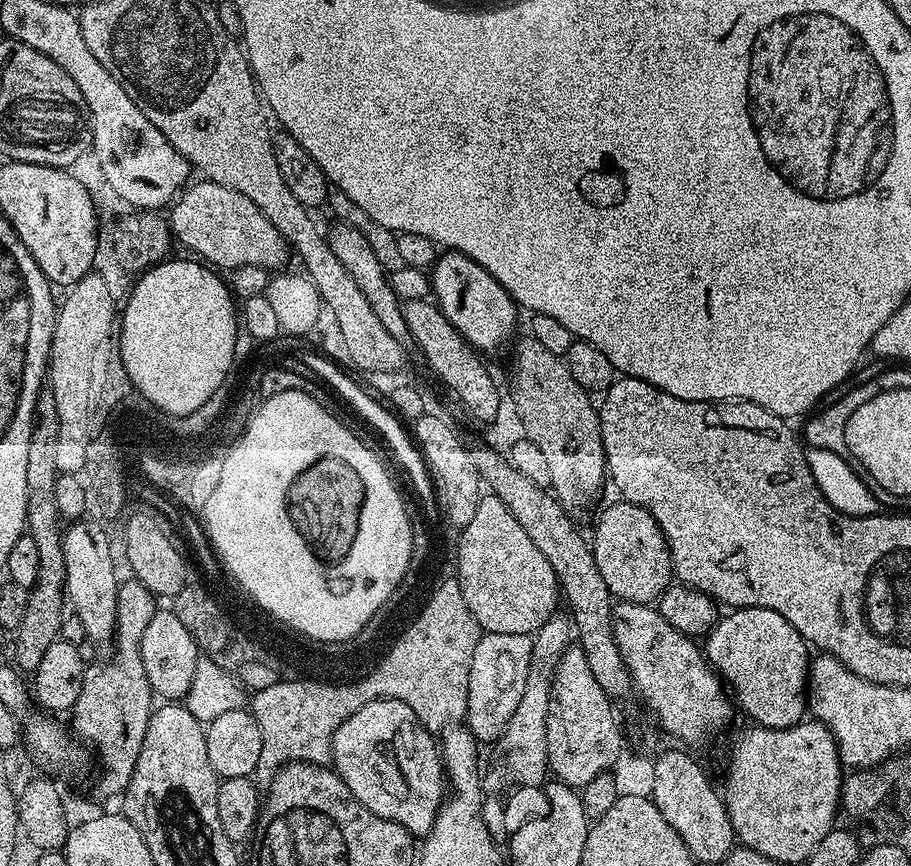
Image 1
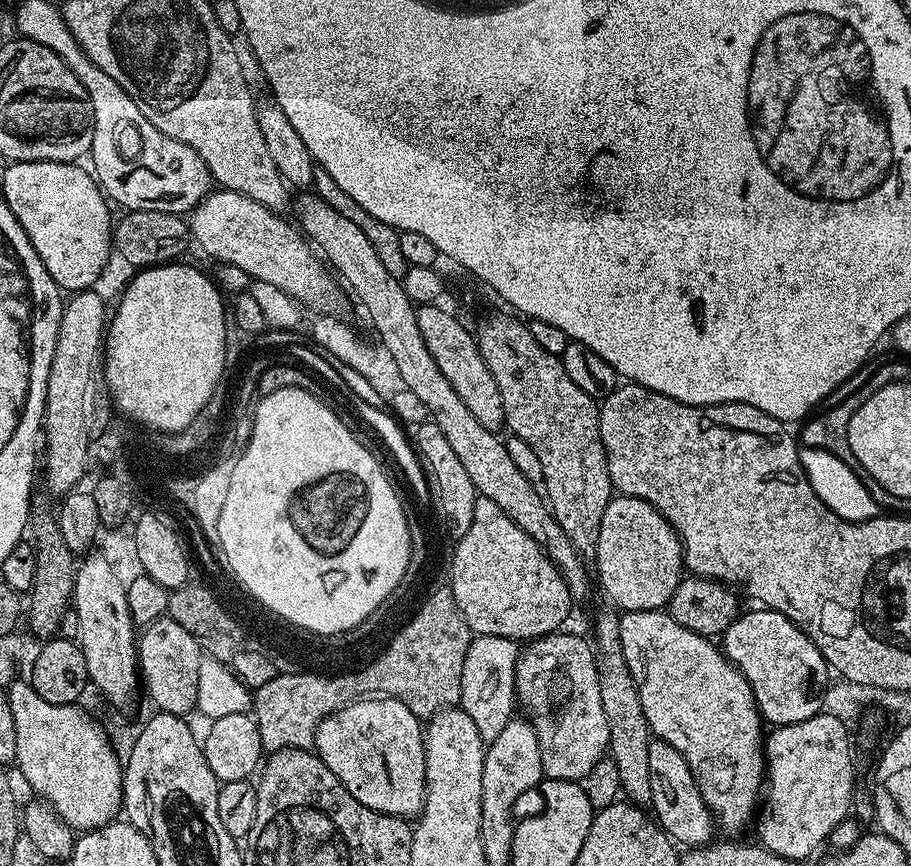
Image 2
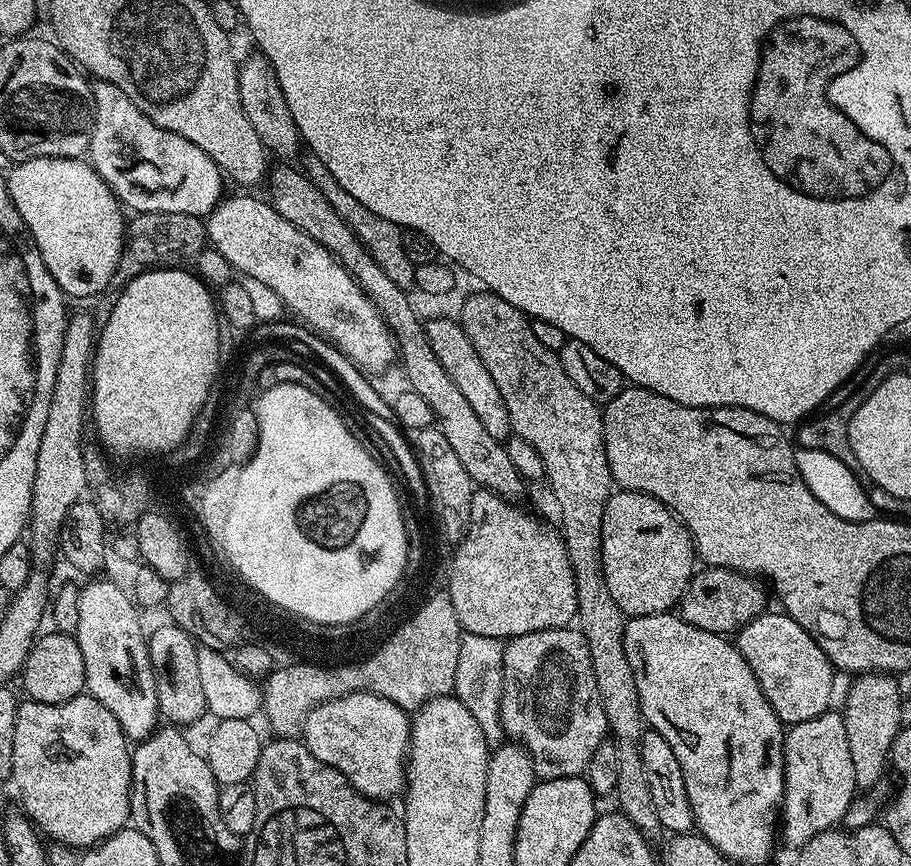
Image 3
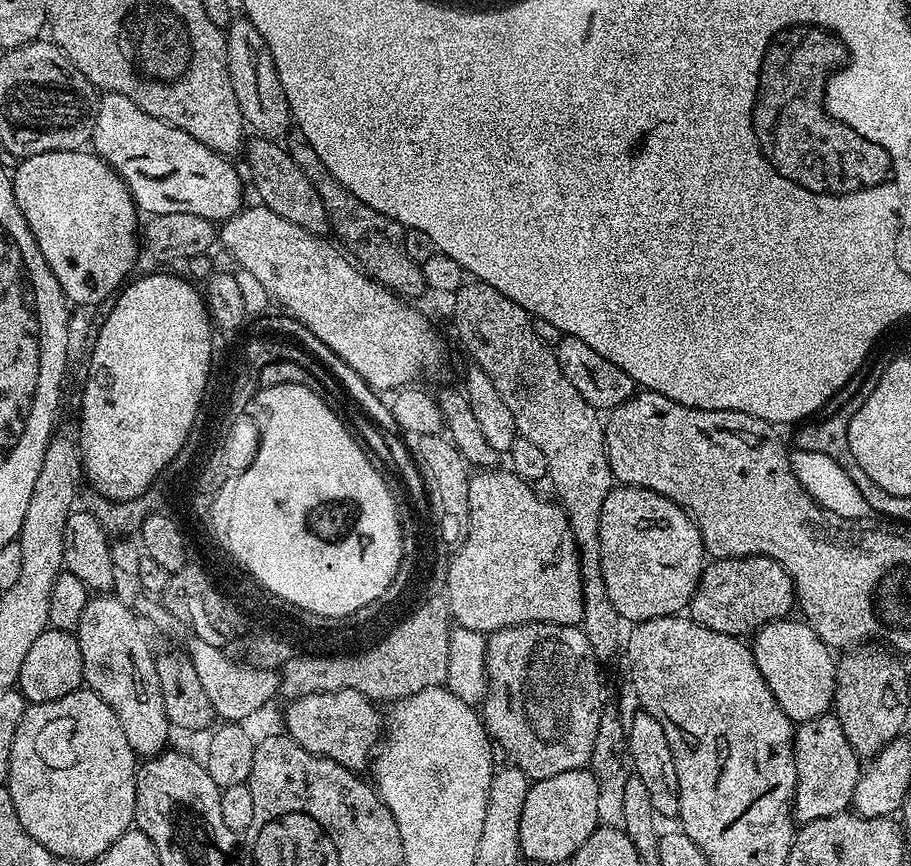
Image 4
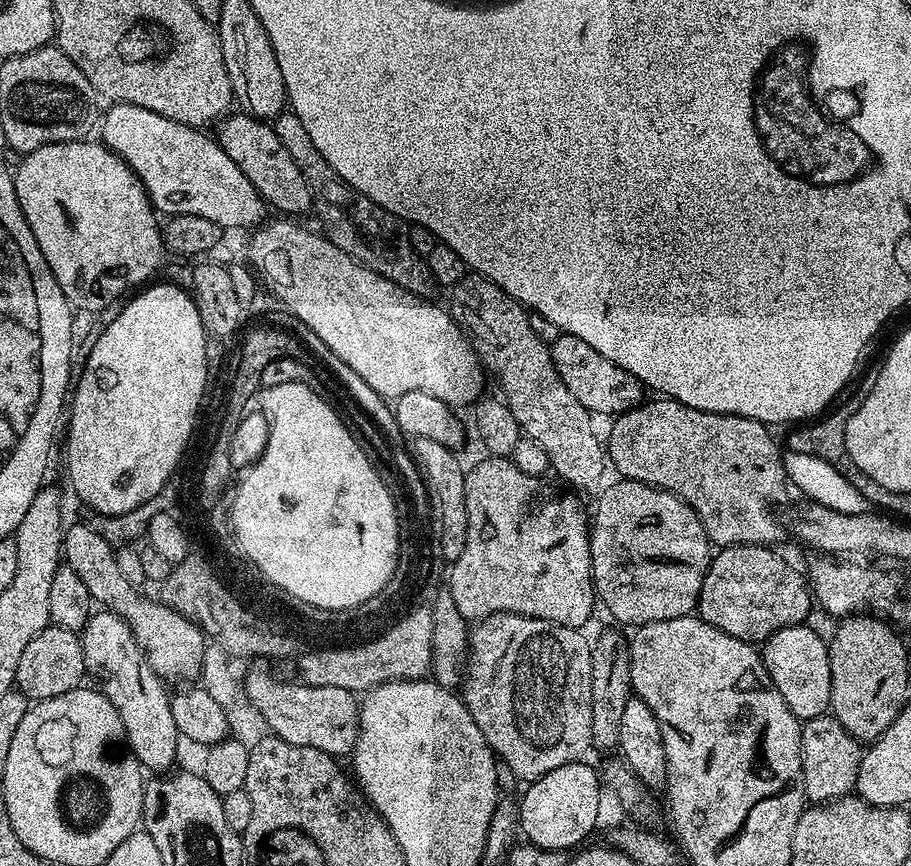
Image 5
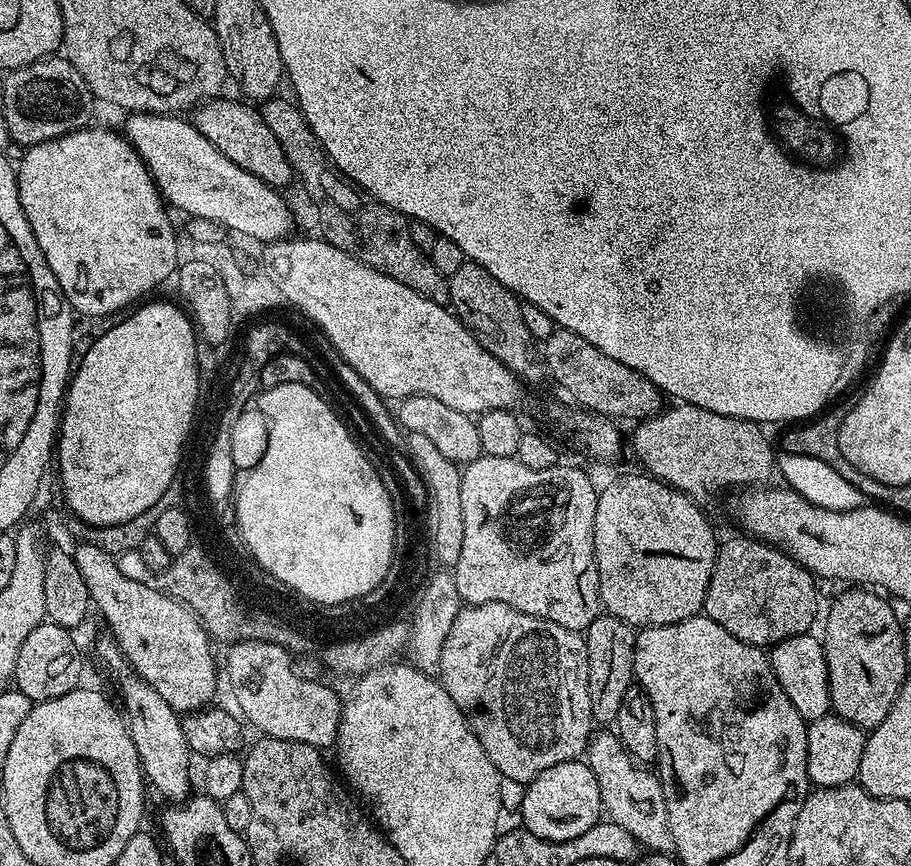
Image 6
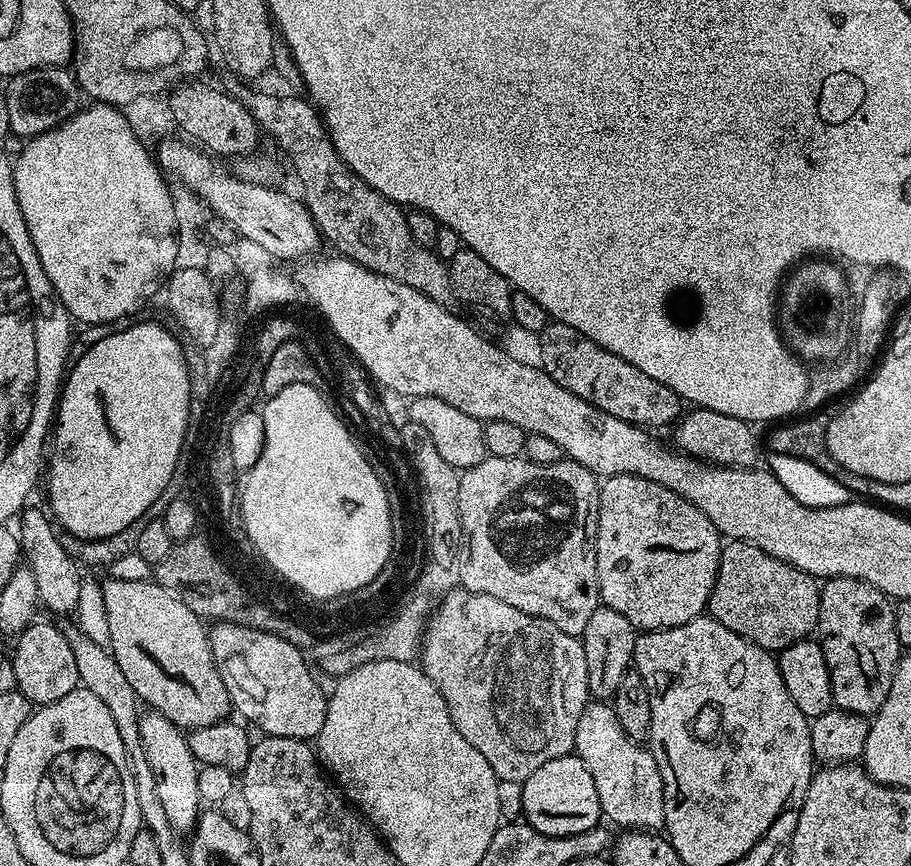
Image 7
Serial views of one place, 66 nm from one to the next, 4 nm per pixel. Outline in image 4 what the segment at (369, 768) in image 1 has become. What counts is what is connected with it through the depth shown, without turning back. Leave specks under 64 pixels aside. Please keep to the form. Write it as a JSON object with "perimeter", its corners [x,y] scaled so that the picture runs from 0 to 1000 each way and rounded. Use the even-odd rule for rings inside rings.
{"perimeter":[[[377,794],[370,799],[350,799],[339,804],[330,804],[322,807],[321,813],[312,822],[312,836],[315,849],[319,850],[327,861],[340,866],[350,873],[362,875],[375,885],[385,887],[387,891],[395,894],[405,886],[411,870],[419,853],[419,822],[416,822],[406,809],[403,808],[401,800],[393,794]]]}

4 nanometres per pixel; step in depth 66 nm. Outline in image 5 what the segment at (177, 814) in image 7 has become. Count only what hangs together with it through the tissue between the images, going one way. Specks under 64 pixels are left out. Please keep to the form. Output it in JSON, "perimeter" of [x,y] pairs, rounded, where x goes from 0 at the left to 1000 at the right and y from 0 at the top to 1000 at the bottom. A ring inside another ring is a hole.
{"perimeter":[[[102,706],[91,723],[88,745],[93,777],[106,785],[109,798],[127,816],[130,829],[134,829],[138,863],[154,879],[155,888],[167,894],[183,893],[193,878],[193,855],[199,853],[198,844],[191,838],[189,804],[180,796],[181,786],[159,760],[143,723],[130,709]]]}

